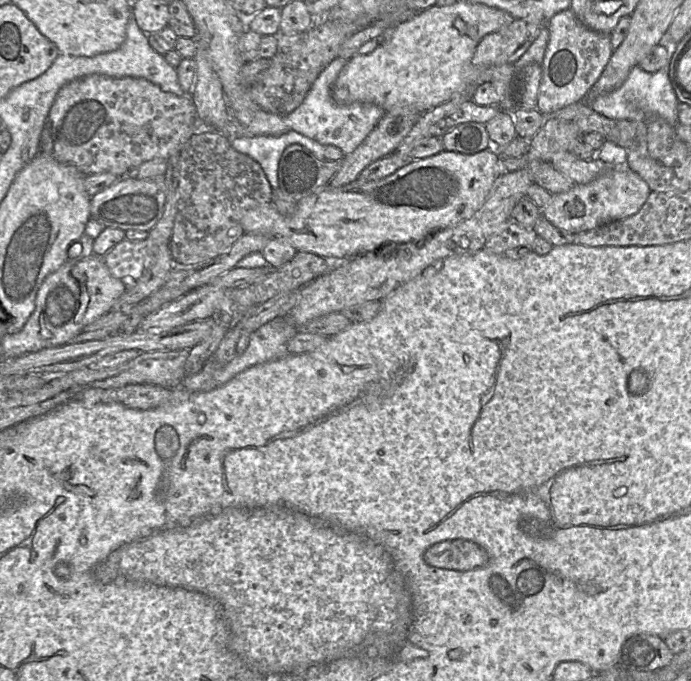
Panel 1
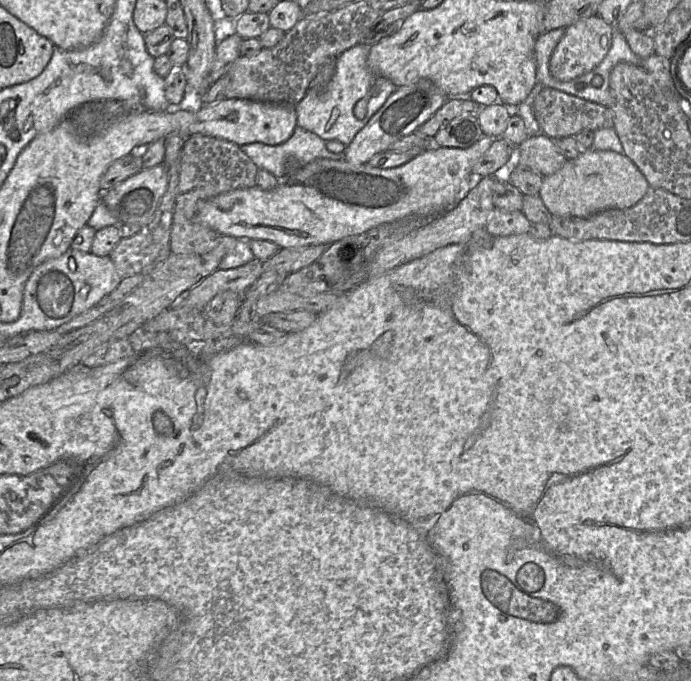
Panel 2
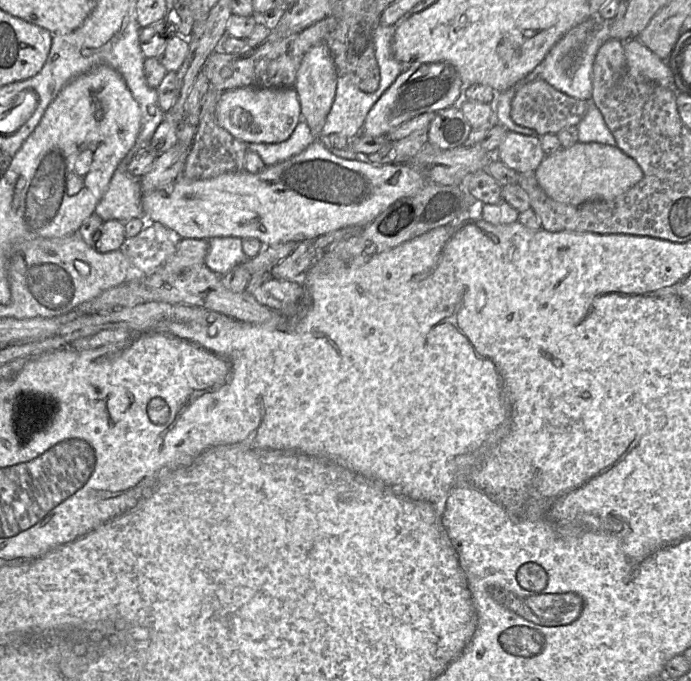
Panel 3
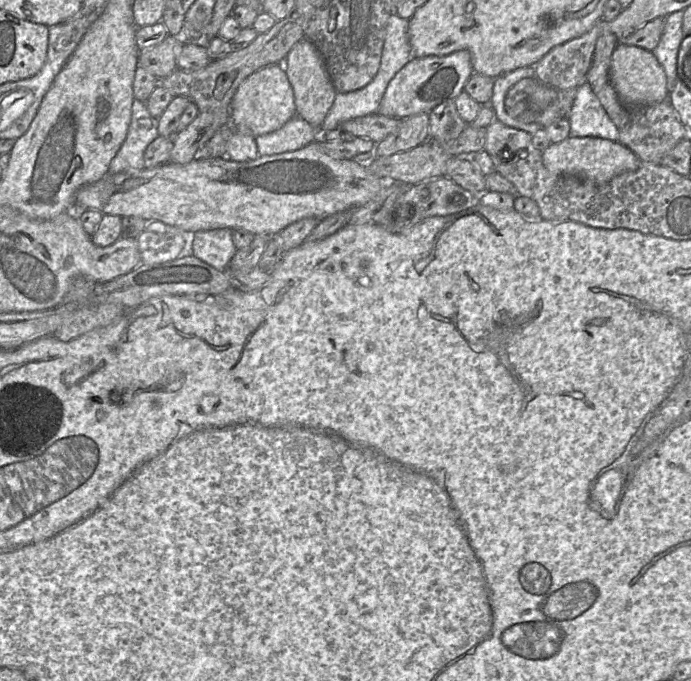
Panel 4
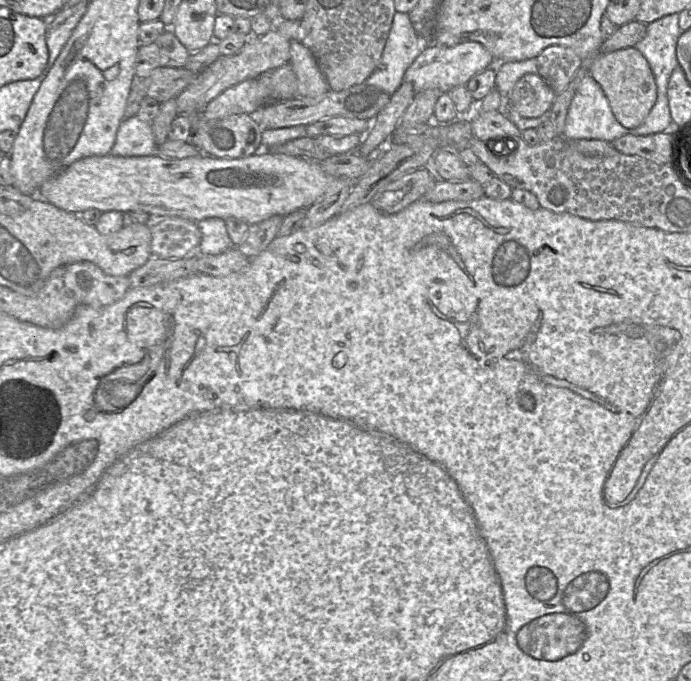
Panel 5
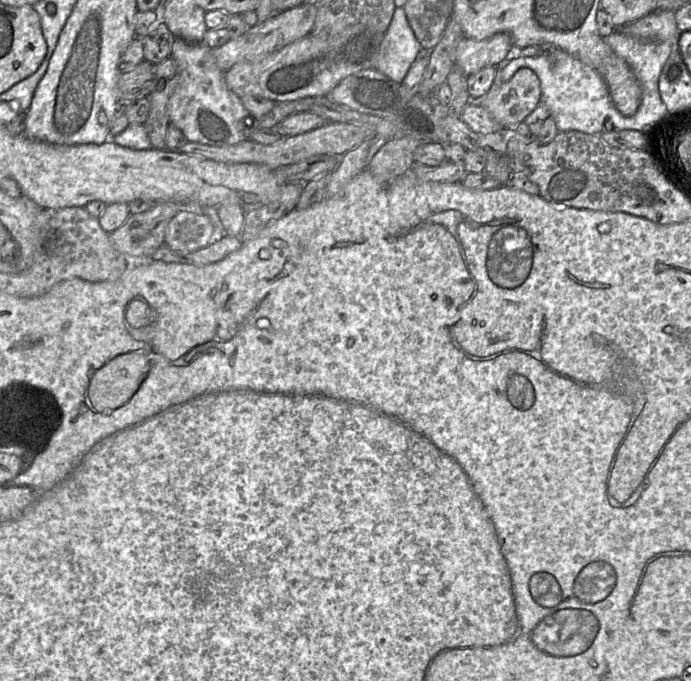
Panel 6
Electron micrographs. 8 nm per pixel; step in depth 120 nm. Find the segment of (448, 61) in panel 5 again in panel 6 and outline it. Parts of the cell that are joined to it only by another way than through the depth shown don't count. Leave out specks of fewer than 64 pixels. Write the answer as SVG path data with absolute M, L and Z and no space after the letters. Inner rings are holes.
M505 32L483 40L464 37L456 48L455 68L470 76L485 67L496 67L513 48L512 39Z

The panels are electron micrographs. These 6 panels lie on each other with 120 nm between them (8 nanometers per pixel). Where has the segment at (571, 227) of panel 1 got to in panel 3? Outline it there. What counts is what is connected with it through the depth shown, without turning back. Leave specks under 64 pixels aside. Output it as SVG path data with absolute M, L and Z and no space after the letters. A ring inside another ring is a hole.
M581 143L548 154L535 171L540 187L553 200L573 206L595 200L612 200L625 193L644 173L637 162L616 146Z

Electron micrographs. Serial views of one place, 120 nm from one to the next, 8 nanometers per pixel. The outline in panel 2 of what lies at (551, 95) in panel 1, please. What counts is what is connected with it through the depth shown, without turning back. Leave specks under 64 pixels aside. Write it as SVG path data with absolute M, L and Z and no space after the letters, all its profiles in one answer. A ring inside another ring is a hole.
M594 15L581 19L565 28L565 33L555 47L550 61L550 75L558 81L567 82L592 71L607 55L612 43L613 26Z

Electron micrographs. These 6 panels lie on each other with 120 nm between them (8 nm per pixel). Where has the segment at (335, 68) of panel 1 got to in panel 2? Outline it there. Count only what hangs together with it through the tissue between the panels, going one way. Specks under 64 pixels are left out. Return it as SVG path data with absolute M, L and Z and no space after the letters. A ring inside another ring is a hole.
M360 42L354 45L353 47L349 48L348 50L344 51L341 55L337 57L335 74L333 75L326 89L322 92L319 92L315 91L315 89L309 88L305 97L297 105L295 105L295 110L297 114L297 126L317 134L325 141L338 140L346 146L348 146L353 141L357 133L367 124L369 119L383 106L388 97L397 88L387 78L377 77L371 72L367 65L367 58L370 49L370 45ZM373 87L376 87L377 93L376 95L371 95L371 97L367 101L367 112L365 117L362 119L357 118L354 114L354 107L356 103L359 100L364 99ZM334 109L338 110L339 117L334 121L334 123L331 124L331 127L327 129L326 124L328 123L332 111Z

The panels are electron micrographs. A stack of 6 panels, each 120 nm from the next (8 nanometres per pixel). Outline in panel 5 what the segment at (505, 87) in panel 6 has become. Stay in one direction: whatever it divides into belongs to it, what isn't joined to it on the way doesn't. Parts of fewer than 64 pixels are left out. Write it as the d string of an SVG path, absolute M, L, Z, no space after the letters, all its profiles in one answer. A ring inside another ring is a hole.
M525 74L508 94L506 108L524 118L537 118L552 108L556 95L538 74Z

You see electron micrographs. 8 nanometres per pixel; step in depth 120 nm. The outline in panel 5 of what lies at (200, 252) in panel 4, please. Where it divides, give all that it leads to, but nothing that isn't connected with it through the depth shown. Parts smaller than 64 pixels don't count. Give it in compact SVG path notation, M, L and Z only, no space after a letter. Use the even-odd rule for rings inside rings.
M205 218L198 222L198 227L202 234L199 244L202 254L217 255L234 246L223 219Z

